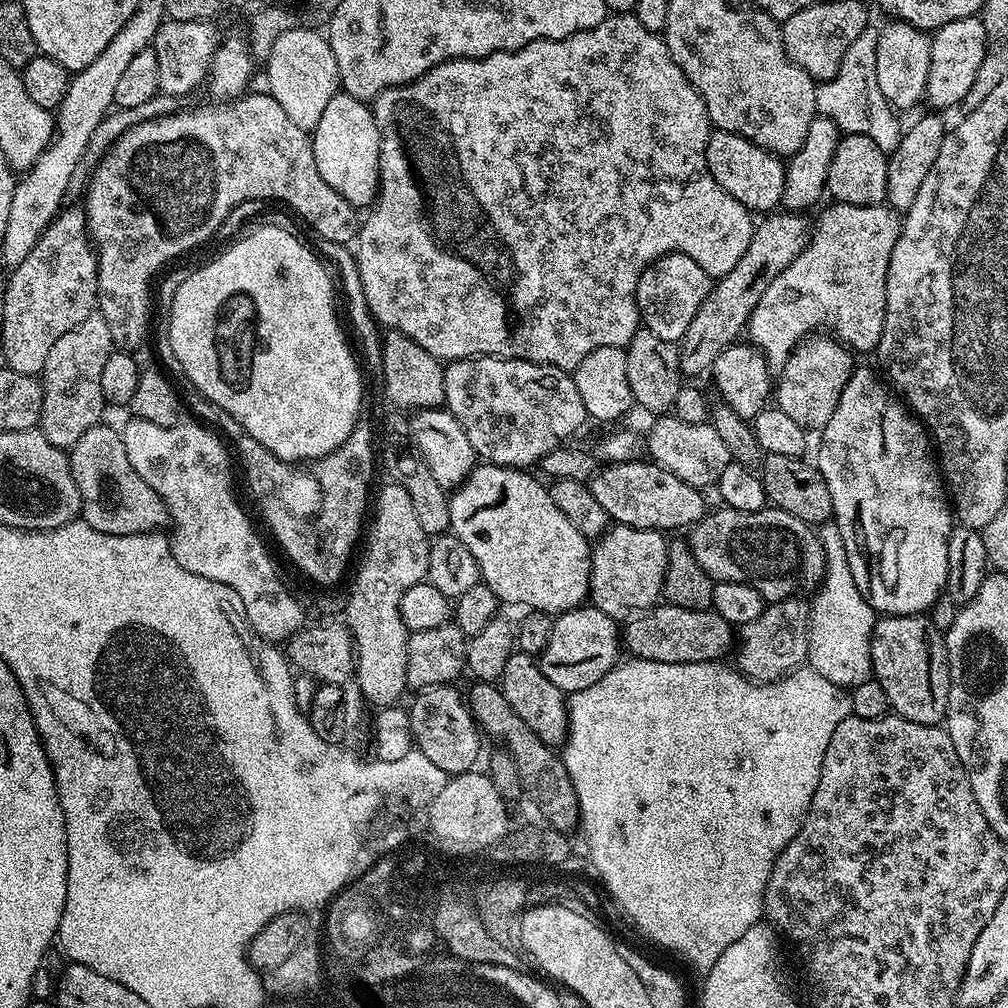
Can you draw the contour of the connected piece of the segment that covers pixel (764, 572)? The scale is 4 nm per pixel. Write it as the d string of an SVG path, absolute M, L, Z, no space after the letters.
M727 506L709 511L687 537L692 557L713 581L746 582L762 594L765 602L775 602L799 593L799 588L815 589L824 578L824 555L819 535L794 514L766 506L757 512L739 512Z

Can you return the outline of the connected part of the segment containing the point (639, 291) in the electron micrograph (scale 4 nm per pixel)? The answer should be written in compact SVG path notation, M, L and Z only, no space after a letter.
M669 252L668 255L651 261L638 278L634 308L638 316L640 311L639 319L643 327L658 334L658 338L680 342L683 341L694 314L698 314L698 306L702 306L712 286L713 281L706 270L702 270L694 258L683 256L680 252Z

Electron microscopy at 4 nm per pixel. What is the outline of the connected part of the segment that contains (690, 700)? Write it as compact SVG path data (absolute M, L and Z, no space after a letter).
M628 658L617 663L601 680L594 682L594 686L571 693L567 702L568 731L562 745L562 759L578 798L578 828L584 831L584 840L592 851L592 864L605 890L636 919L637 926L654 943L685 956L700 974L708 973L714 962L722 958L722 950L726 950L730 942L738 942L738 938L742 938L750 926L761 923L764 895L774 862L804 824L814 790L818 790L826 746L830 746L830 737L834 730L838 730L838 722L852 715L851 695L843 688L836 688L834 682L822 678L822 674L807 666L801 666L775 682L757 682L748 679L735 667L727 668L724 662L675 664Z

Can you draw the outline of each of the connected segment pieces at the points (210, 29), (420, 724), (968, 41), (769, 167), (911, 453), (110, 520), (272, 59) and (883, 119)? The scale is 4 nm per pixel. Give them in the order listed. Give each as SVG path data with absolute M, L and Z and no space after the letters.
M165 19L156 39L150 47L158 54L158 82L160 92L168 96L188 96L200 83L209 79L212 59L221 37L216 37L215 23L212 20L173 20Z
M440 684L437 688L422 688L415 693L412 705L407 705L406 711L410 718L410 730L415 751L426 754L438 770L447 772L449 777L460 776L464 772L471 772L477 767L476 759L480 756L480 740L482 733L469 711L465 697L460 697L460 692L452 684Z
M979 15L958 18L935 29L930 50L930 74L926 78L924 91L927 103L932 103L936 108L955 109L964 101L966 90L974 86L974 74L978 74L978 66L982 66L984 43L987 41L984 21Z
M719 130L713 131L708 139L703 141L702 147L714 182L718 182L718 186L722 186L722 190L726 190L730 198L738 198L738 202L742 202L742 206L746 206L749 212L768 214L783 201L786 164L781 157L764 151L738 134Z
M853 367L852 377L848 379L838 398L838 406L834 410L834 414L830 414L830 422L826 422L826 426L819 433L820 449L816 452L814 463L819 468L822 478L826 478L826 486L830 486L834 523L838 526L838 530L842 530L842 542L846 542L846 559L850 561L850 574L854 574L854 582L858 586L862 598L866 598L866 602L878 614L919 616L927 613L940 594L947 589L946 546L948 545L948 536L954 527L954 512L950 507L950 497L946 491L937 457L934 455L934 444L929 433L919 419L897 399L893 389L879 375L876 376L872 376L872 372L868 368Z
M101 422L86 430L70 450L83 523L94 530L102 530L102 534L119 536L167 529L170 524L167 506L153 488L138 478L138 470L130 466L123 435L117 429L115 432L107 428L106 424Z
M293 26L280 32L278 38L274 42L274 46L270 50L270 54L266 57L266 64L268 64L268 88L266 88L267 95L274 98L274 102L278 102L278 106L282 106L282 110L286 110L286 115L294 122L294 126L302 126L305 130L311 130L318 126L319 120L322 118L322 113L325 112L326 106L330 103L330 98L334 98L336 92L341 91L340 75L338 74L338 62L334 62L334 50L330 50L330 42L327 35L323 31L315 32L312 28L299 28Z
M868 27L854 40L843 55L838 74L834 79L821 81L816 87L817 113L829 116L845 135L862 133L871 138L884 153L890 154L897 148L902 135L902 124L896 120L897 113L886 102L879 89L877 78L877 38L879 31Z

